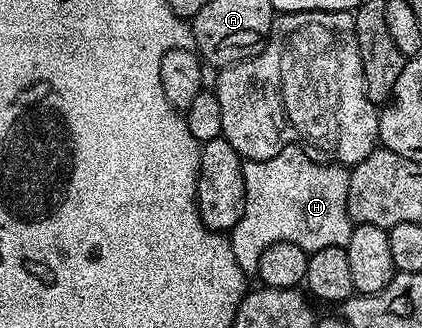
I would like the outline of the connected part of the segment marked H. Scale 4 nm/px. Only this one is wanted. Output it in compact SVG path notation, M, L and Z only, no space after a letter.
M286 145L279 155L271 155L266 161L245 161L245 210L243 219L232 229L229 242L235 251L235 263L246 275L256 274L259 255L271 243L295 243L310 254L323 251L323 247L343 249L351 239L355 223L347 211L349 169L312 159L317 160L304 148Z

